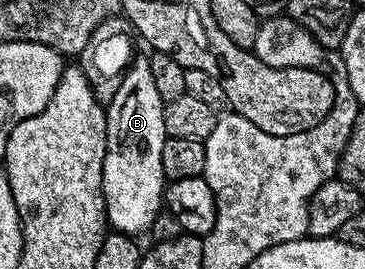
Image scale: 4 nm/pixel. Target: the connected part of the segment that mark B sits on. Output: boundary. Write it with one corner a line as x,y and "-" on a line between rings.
135,57
105,111
106,155
102,169
102,195
106,201
106,221
121,234
139,236
157,220
158,213
163,213
164,191
168,185
160,164
160,152
164,152
167,140
165,108
152,81
149,57

